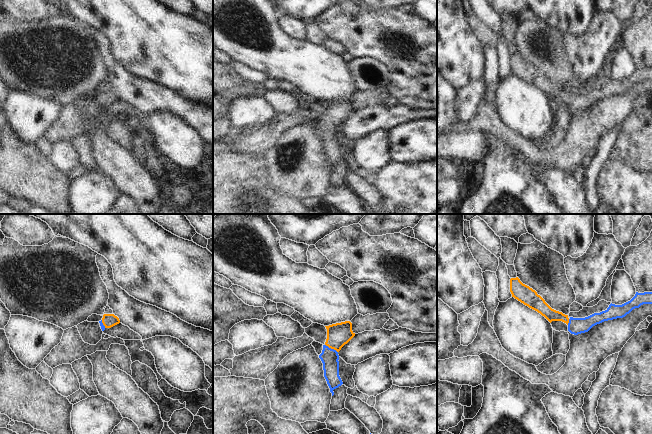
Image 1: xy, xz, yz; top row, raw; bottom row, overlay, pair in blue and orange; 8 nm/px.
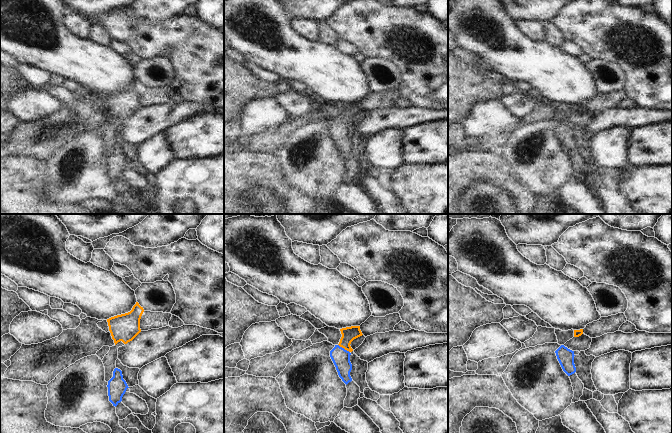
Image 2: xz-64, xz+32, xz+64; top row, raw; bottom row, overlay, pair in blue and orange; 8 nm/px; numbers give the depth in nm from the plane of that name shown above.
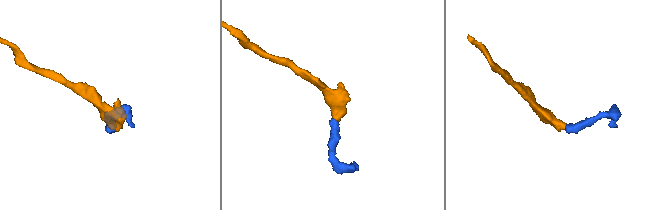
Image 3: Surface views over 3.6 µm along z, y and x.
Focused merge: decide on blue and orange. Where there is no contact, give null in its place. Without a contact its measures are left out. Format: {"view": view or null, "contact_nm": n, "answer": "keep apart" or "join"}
{"view": "xz", "contact_nm": 120, "answer": "join"}

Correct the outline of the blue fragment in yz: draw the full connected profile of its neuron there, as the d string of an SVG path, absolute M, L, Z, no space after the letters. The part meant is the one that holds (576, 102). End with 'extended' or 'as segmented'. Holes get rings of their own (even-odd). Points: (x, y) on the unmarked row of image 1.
M518 53L510 55L510 68L512 73L540 89L550 99L552 97L566 99L568 107L574 111L588 108L593 102L604 97L623 94L633 85L639 84L643 80L652 80L652 68L636 68L630 77L622 81L611 79L605 87L600 89L594 89L585 94L569 94L568 91L552 85L535 66L523 60Z; extended

